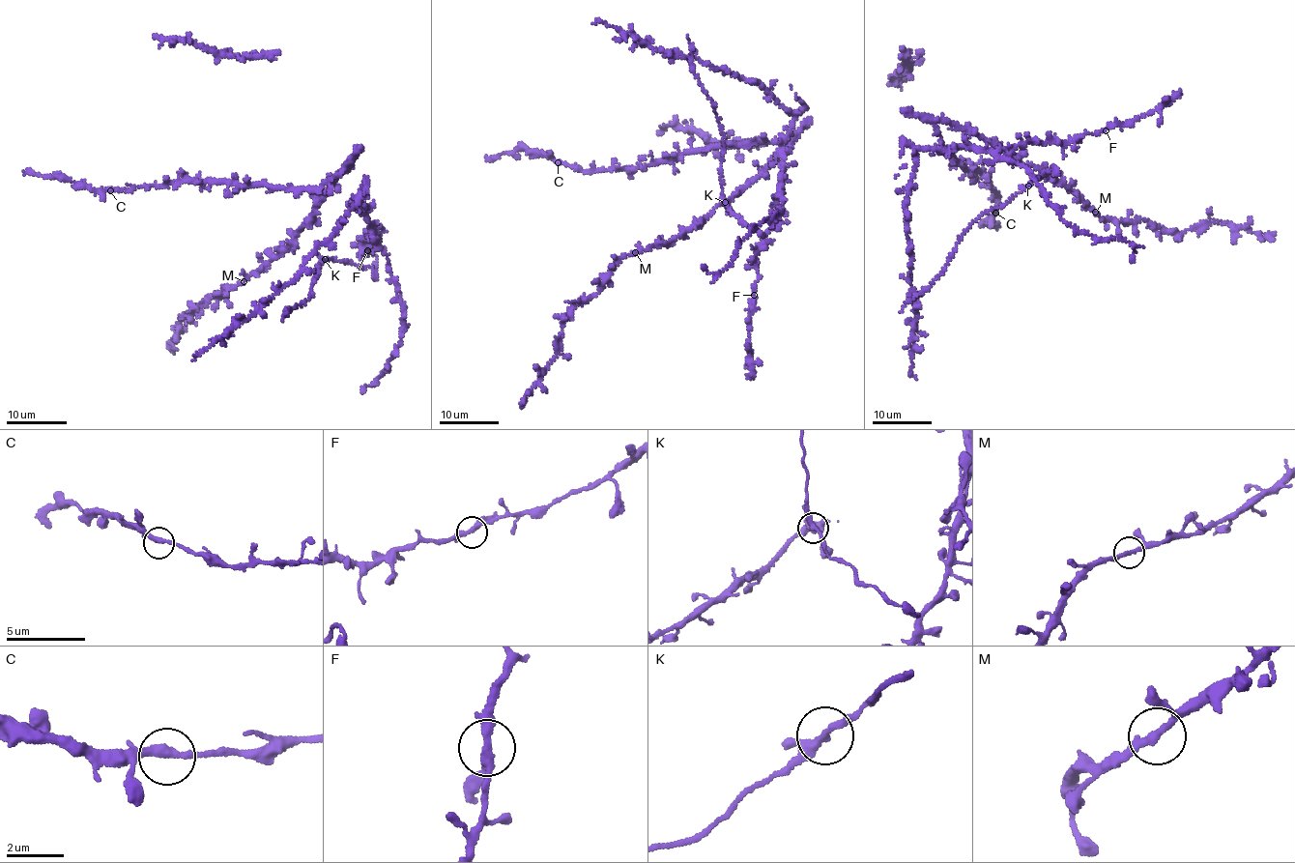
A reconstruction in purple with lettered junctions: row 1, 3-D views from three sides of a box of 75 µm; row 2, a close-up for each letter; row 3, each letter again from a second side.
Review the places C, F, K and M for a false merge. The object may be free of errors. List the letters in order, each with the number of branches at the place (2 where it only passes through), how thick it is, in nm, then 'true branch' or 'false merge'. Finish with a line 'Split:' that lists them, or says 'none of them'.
C: 3 | 240 nm | true branch
F: 3 | 240 nm | true branch
K: 3 | 240 nm | true branch
M: 2 | 240 nm | true branch
Split: none of them

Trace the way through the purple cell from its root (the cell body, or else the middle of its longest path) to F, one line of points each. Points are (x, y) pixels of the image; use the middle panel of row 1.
F: (779, 151), (784, 170), (780, 201), (775, 225), (758, 251), (758, 280), (754, 295)

